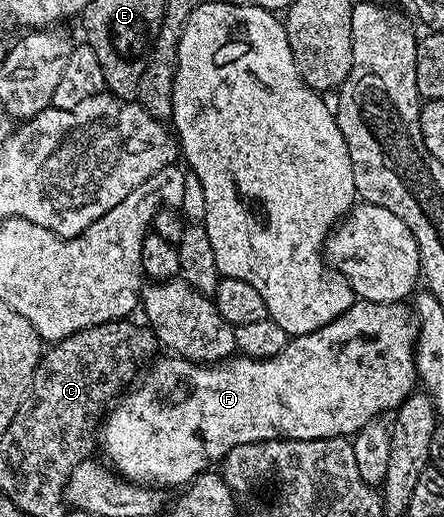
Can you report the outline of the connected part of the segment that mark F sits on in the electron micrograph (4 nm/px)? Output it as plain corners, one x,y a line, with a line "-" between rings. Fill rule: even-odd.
357,300
345,313
338,315
338,319
326,323
326,327
322,327
313,333
306,333
302,337
292,337
288,345
277,357
268,357
265,361
255,361
252,357
233,355
228,360
219,363
197,363
195,361
187,361
185,357
179,355
157,356
154,361
156,366
153,367
152,373
145,375
144,382
133,393
125,392
115,402
117,405
114,406
115,404
113,404
103,418
102,428
99,430
98,437
101,442
104,440
104,453
109,457
107,460
113,466
118,465
116,467
121,469
123,476
129,481
151,483
156,487
165,487
164,485
181,485
180,487
184,487
193,479
199,477
209,467
215,466
212,465
215,461
217,464
230,450
242,443
270,441
273,438
305,441
306,439
326,439
327,437
355,435
364,424
368,424
370,421
384,415
380,413
386,412
387,409
389,411
399,409
402,402
417,388
416,335
418,325
414,320
413,310
409,306
407,309
406,306
407,304
395,301
374,303
373,301

